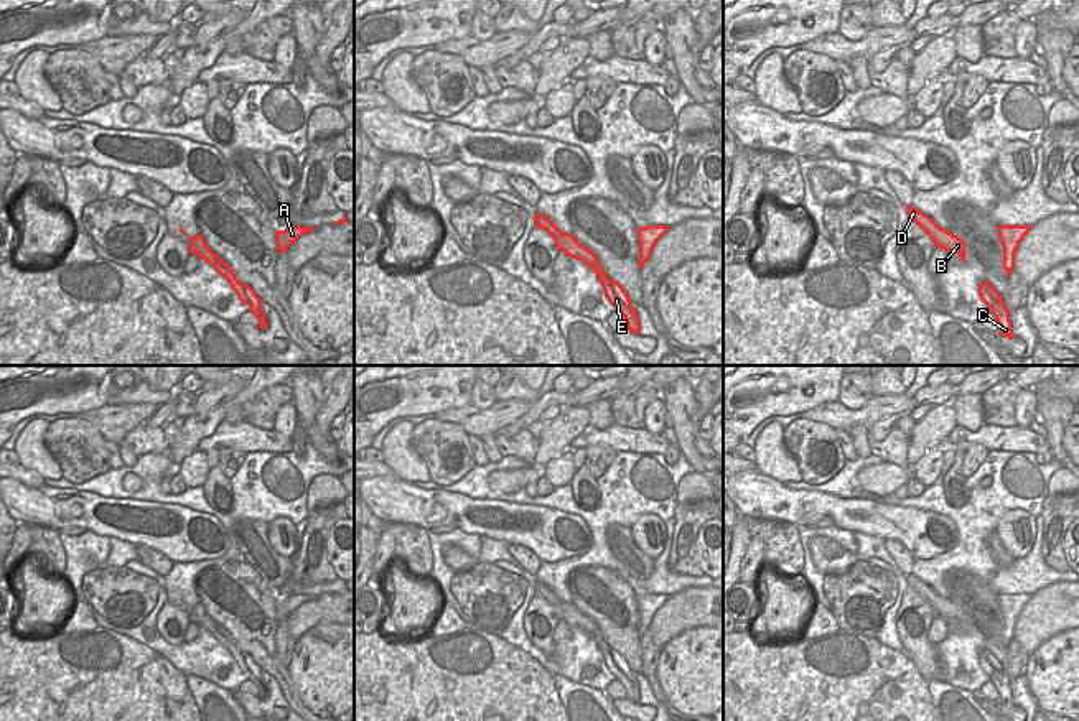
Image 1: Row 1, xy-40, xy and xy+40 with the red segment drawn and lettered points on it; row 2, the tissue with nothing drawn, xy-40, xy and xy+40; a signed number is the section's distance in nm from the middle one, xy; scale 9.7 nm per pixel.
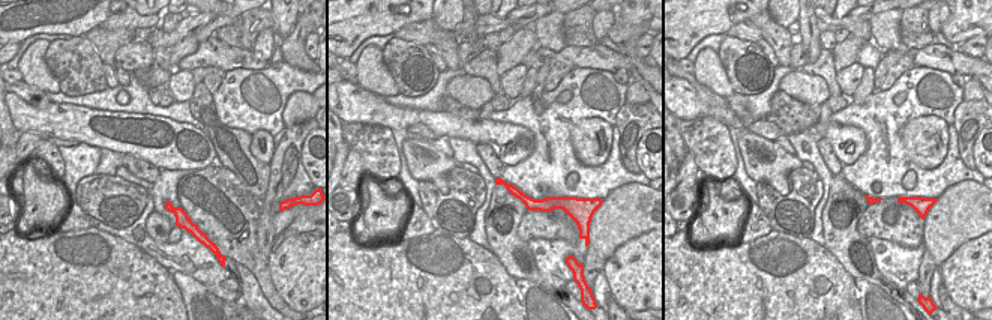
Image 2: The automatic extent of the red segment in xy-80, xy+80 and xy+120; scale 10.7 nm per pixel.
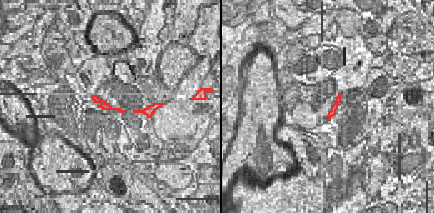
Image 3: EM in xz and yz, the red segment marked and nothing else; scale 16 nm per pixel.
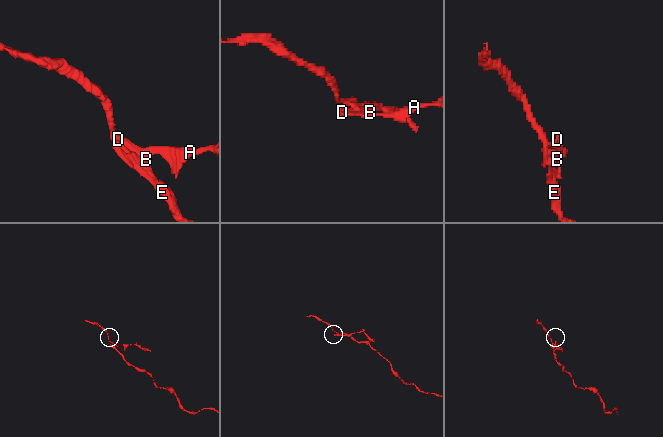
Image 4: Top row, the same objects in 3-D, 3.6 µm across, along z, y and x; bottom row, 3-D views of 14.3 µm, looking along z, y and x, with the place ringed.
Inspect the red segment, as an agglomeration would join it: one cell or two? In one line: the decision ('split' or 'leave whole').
split

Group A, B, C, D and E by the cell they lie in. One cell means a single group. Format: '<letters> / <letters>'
A B D / C E

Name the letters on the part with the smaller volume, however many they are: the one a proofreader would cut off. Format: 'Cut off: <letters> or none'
Cut off: A, B, D.

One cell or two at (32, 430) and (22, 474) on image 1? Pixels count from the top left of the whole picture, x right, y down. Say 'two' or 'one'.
two

